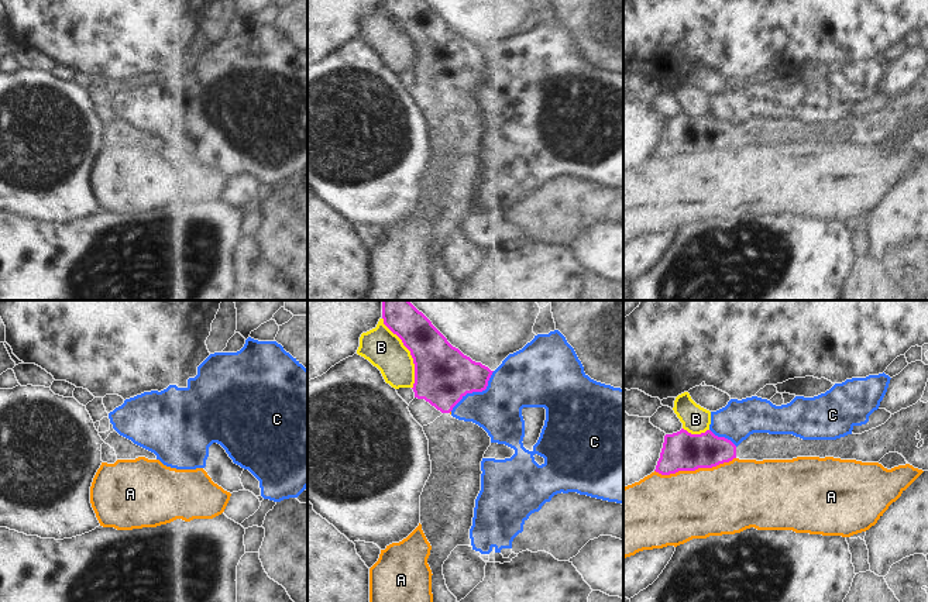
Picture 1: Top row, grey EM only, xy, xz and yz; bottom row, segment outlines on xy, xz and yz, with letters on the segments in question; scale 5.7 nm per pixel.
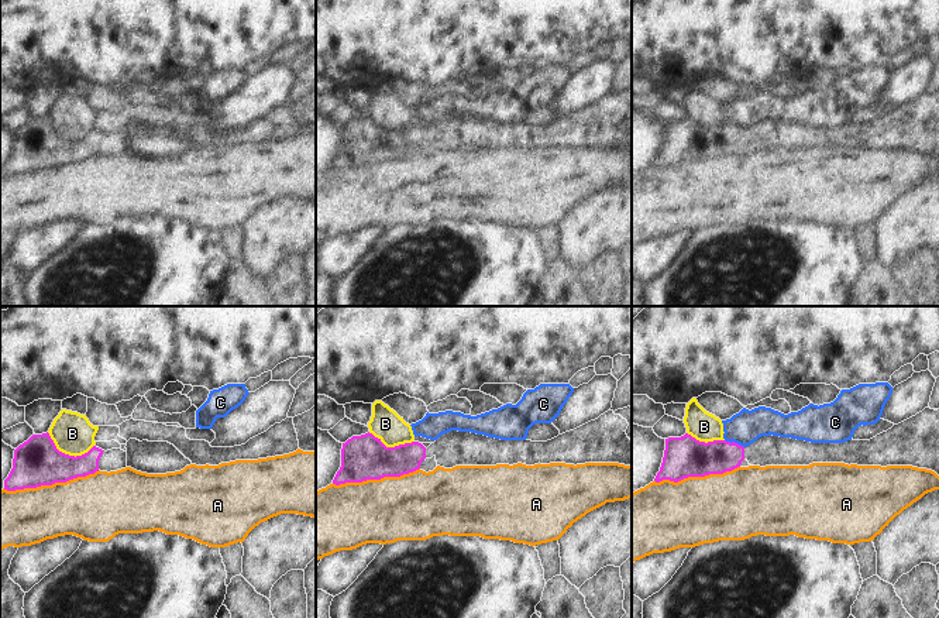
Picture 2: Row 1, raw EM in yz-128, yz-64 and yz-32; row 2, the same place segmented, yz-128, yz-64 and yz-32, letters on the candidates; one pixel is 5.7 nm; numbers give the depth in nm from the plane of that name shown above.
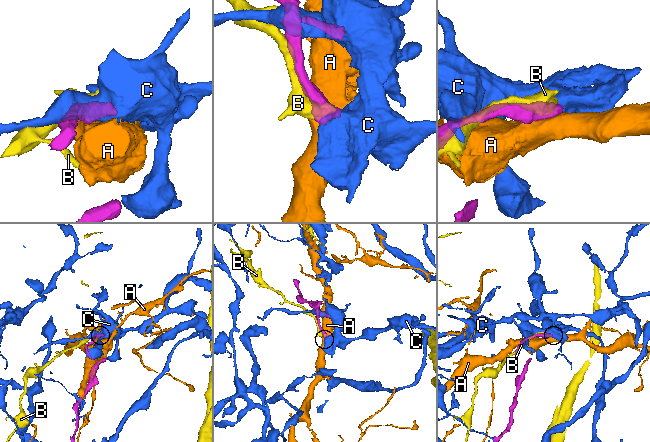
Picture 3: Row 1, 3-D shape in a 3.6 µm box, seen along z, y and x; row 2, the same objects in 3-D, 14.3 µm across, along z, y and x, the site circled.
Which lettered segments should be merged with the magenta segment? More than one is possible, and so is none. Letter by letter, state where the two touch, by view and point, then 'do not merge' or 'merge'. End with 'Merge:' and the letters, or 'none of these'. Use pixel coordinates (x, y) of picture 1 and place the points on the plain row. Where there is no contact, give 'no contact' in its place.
A: yz (694, 154) | do not merge
B: xz (411, 37) | do not merge
C: xz (475, 75) | do not merge
Merge: none of these

